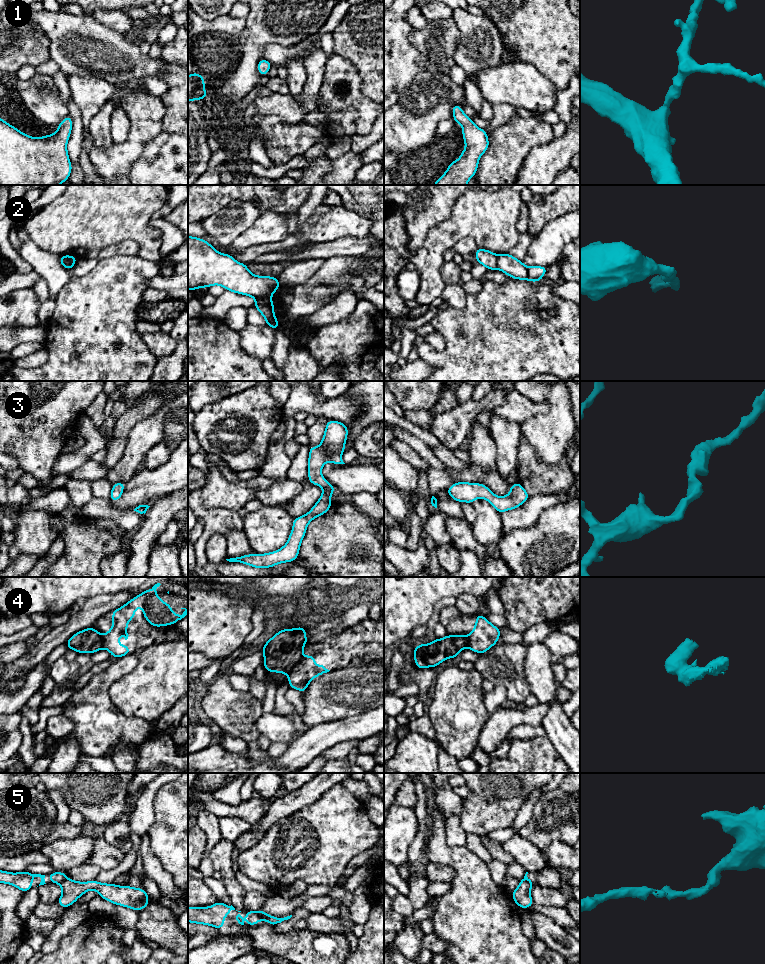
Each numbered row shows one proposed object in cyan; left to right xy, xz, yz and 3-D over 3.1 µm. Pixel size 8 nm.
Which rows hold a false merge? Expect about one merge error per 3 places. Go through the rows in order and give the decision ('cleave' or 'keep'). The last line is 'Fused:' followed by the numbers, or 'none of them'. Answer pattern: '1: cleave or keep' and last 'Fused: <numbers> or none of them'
1: keep
2: cleave
3: keep
4: cleave
5: cleave
Fused: 2, 4, 5

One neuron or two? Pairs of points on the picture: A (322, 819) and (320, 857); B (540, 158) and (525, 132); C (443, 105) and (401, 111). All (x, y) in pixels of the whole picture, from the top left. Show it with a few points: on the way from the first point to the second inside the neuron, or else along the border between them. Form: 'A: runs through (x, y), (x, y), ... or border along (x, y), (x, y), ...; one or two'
A: runs through (322, 828), (321, 848); one
B: border along (554, 137), (546, 143), (535, 145), (521, 167); two
C: runs through (433, 105), (422, 105), (418, 109), (411, 109); one

